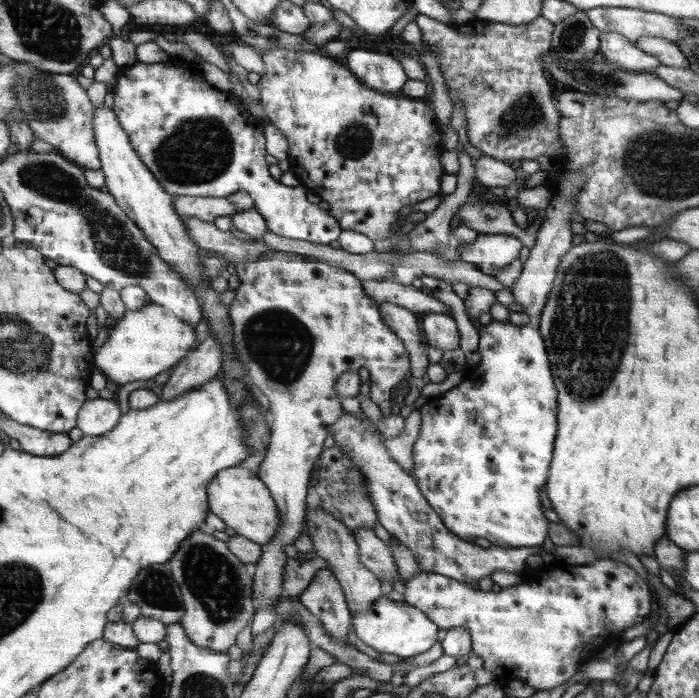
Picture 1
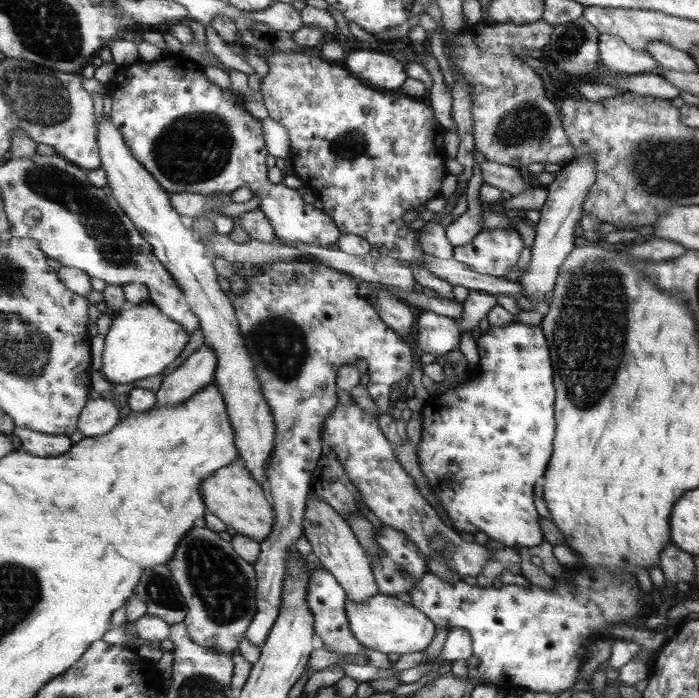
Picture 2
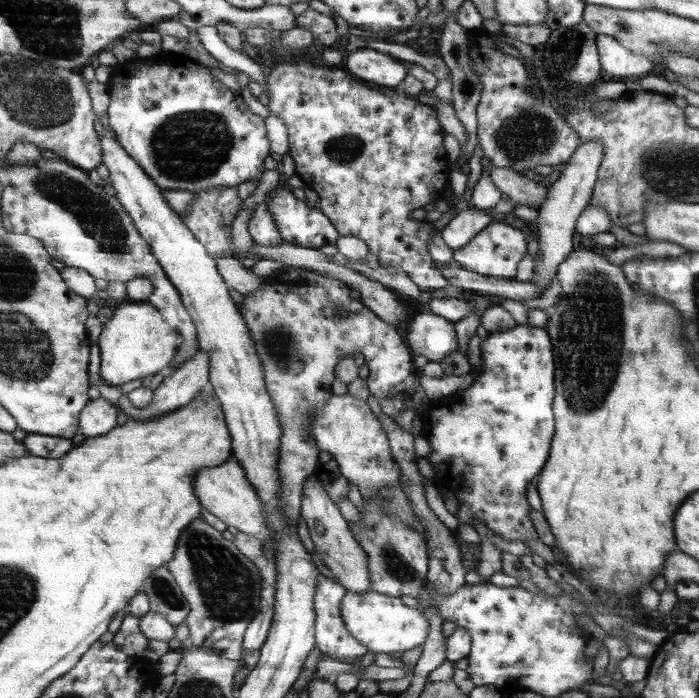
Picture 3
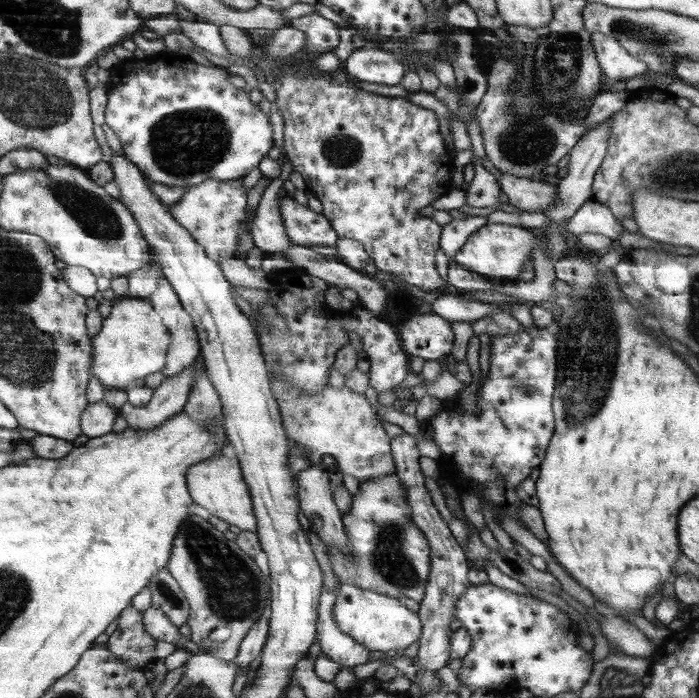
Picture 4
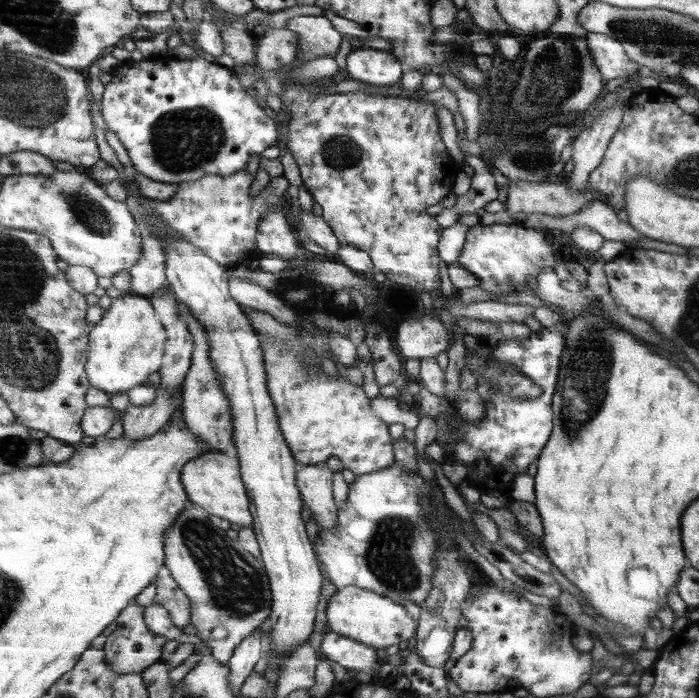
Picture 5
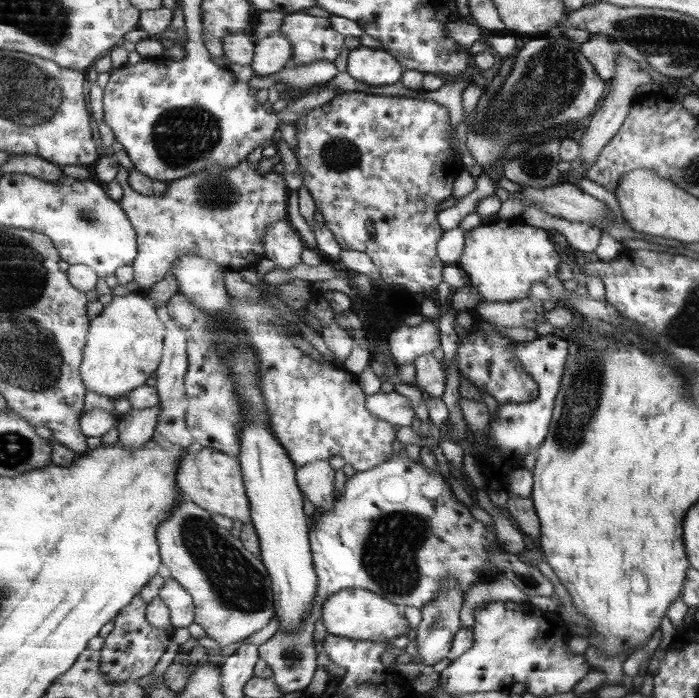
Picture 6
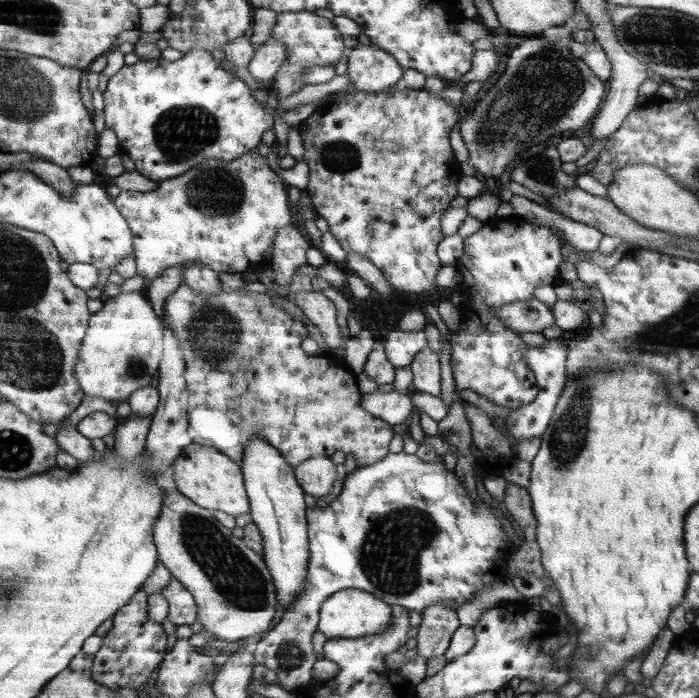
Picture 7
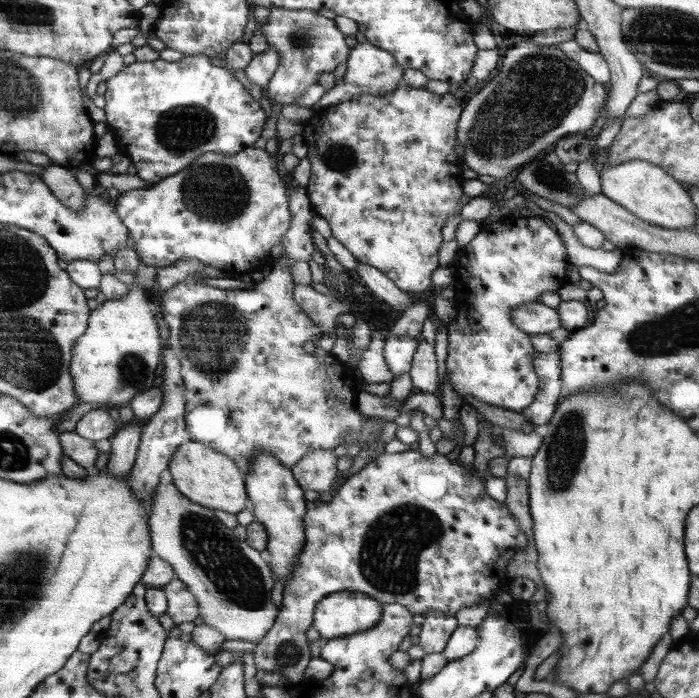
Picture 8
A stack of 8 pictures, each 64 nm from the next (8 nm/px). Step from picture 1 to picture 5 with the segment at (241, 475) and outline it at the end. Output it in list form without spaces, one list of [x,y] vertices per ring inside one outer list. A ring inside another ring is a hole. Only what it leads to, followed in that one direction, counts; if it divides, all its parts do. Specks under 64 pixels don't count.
[[[207,450],[204,454],[199,454],[197,458],[189,460],[181,468],[181,485],[191,504],[197,504],[205,509],[209,515],[213,515],[231,524],[239,524],[240,527],[251,527],[252,513],[249,496],[245,494],[244,484],[239,478],[239,468],[237,457],[227,457],[223,452]]]

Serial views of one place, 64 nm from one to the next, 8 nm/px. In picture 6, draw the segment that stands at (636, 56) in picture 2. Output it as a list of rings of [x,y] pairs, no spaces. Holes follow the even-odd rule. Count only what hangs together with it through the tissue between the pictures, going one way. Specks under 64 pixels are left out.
[[[594,34],[585,42],[577,43],[579,53],[585,55],[585,59],[591,62],[597,75],[603,80],[609,80],[615,70],[615,54],[621,49],[621,45],[615,41],[609,41],[605,35]]]

